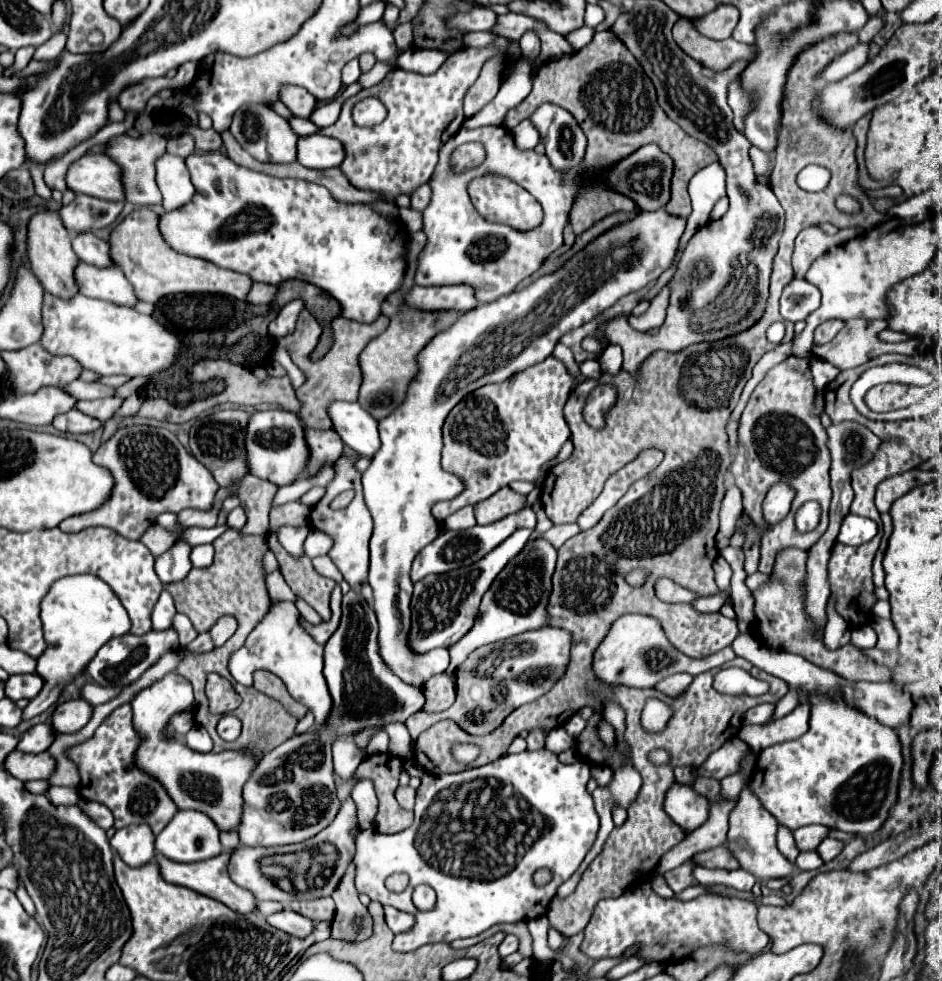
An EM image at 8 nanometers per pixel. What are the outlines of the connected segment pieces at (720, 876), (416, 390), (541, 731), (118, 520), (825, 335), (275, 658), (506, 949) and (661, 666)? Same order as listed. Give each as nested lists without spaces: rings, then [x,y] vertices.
[[[695,866],[693,878],[699,884],[727,884],[727,886],[733,886],[733,888],[745,890],[745,892],[749,892],[757,882],[757,878],[751,876],[751,872],[745,872],[743,868],[739,868],[739,870],[705,870],[701,866]]]
[[[659,208],[659,210],[653,210],[653,212],[643,212],[643,210],[639,210],[629,222],[623,222],[623,224],[619,224],[619,226],[615,226],[615,228],[611,228],[611,230],[607,230],[607,232],[603,232],[601,236],[597,236],[595,240],[591,240],[581,252],[577,252],[577,254],[573,254],[559,270],[555,270],[555,272],[551,272],[551,274],[545,274],[545,276],[541,276],[541,278],[537,278],[535,282],[531,282],[529,286],[525,286],[523,290],[517,290],[517,292],[511,292],[511,294],[507,294],[507,296],[503,296],[503,298],[499,298],[499,300],[495,300],[495,302],[489,302],[489,304],[479,304],[475,310],[471,310],[471,312],[467,312],[467,314],[463,314],[463,316],[459,316],[449,328],[445,328],[443,332],[439,332],[437,336],[433,336],[431,340],[429,340],[429,344],[417,354],[417,374],[415,374],[415,378],[411,380],[411,384],[409,384],[409,388],[407,388],[407,394],[405,394],[405,400],[391,412],[391,416],[385,416],[385,418],[381,418],[379,420],[379,438],[381,438],[381,448],[377,450],[377,454],[373,456],[373,462],[371,462],[371,466],[363,472],[363,490],[365,490],[365,504],[367,504],[367,508],[369,508],[369,512],[371,512],[371,516],[373,516],[373,522],[375,522],[375,528],[373,528],[373,536],[371,536],[371,566],[369,566],[369,584],[373,586],[373,608],[375,608],[375,614],[377,614],[377,620],[379,620],[379,636],[377,636],[377,644],[379,644],[379,656],[381,656],[381,660],[385,662],[385,666],[395,674],[395,676],[399,676],[405,684],[409,684],[409,686],[415,686],[415,688],[419,688],[419,686],[423,686],[431,676],[435,676],[435,674],[439,674],[439,672],[445,672],[447,670],[447,666],[449,666],[449,656],[447,656],[447,650],[445,648],[435,648],[435,650],[429,650],[429,652],[425,652],[425,654],[417,654],[417,652],[413,652],[411,650],[411,646],[409,646],[409,630],[411,630],[411,610],[409,610],[409,602],[411,602],[411,594],[413,594],[413,582],[411,582],[411,578],[409,578],[409,572],[411,572],[411,564],[413,564],[413,560],[415,560],[415,556],[421,552],[421,548],[425,548],[429,542],[433,542],[437,536],[439,536],[439,532],[441,532],[441,524],[437,522],[437,520],[433,520],[433,514],[431,514],[431,506],[435,504],[435,502],[439,502],[439,500],[449,500],[449,498],[445,498],[445,472],[443,472],[443,468],[441,468],[441,448],[443,448],[443,440],[441,440],[441,426],[443,426],[443,422],[445,422],[445,418],[447,418],[447,414],[449,414],[449,410],[463,398],[463,396],[467,396],[469,392],[473,392],[475,388],[481,388],[483,384],[489,384],[489,382],[503,382],[503,380],[507,380],[509,376],[513,376],[515,372],[521,372],[521,370],[525,370],[525,368],[529,368],[529,366],[533,366],[533,364],[539,364],[539,362],[543,362],[545,358],[549,358],[551,356],[551,352],[553,352],[553,348],[555,348],[555,344],[559,342],[559,338],[563,336],[563,334],[567,334],[567,332],[571,332],[571,330],[575,330],[575,328],[579,328],[579,326],[583,326],[585,322],[589,322],[589,320],[593,320],[595,316],[599,316],[605,308],[609,308],[609,306],[613,306],[621,296],[625,296],[625,294],[631,294],[631,292],[637,292],[637,290],[641,290],[641,288],[645,288],[649,282],[655,282],[667,268],[671,268],[673,266],[673,260],[675,260],[675,256],[677,256],[677,252],[679,252],[679,238],[683,236],[683,232],[685,232],[685,224],[687,224],[687,220],[683,218],[683,216],[673,216],[673,214],[667,214],[665,212],[665,208]]]
[[[533,728],[533,730],[523,730],[519,734],[527,742],[527,750],[541,750],[545,744],[547,728]]]
[[[131,426],[117,430],[107,442],[99,446],[99,450],[93,454],[93,462],[107,468],[113,474],[113,490],[111,496],[95,510],[85,512],[85,514],[75,514],[69,516],[59,524],[63,532],[81,532],[85,528],[95,528],[95,526],[105,526],[115,530],[117,534],[129,538],[129,540],[139,540],[139,536],[155,524],[155,518],[163,512],[173,512],[179,514],[185,508],[199,508],[199,510],[211,510],[213,508],[213,498],[215,492],[219,490],[219,484],[213,480],[211,472],[203,468],[177,440],[177,436],[169,430],[163,428],[151,428],[151,426]]]
[[[829,320],[823,326],[815,330],[815,344],[827,344],[833,340],[833,336],[843,328],[841,320]]]
[[[277,602],[269,608],[269,612],[265,614],[265,618],[253,628],[253,632],[247,636],[245,644],[235,650],[229,658],[227,664],[231,676],[235,678],[235,682],[243,684],[243,686],[251,686],[253,684],[253,672],[255,670],[269,670],[273,674],[277,674],[289,694],[305,704],[307,708],[313,710],[315,714],[315,724],[323,724],[323,720],[327,718],[327,712],[331,710],[331,696],[327,692],[327,684],[323,680],[323,646],[317,644],[301,626],[299,620],[299,610],[295,608],[293,602]]]
[[[507,934],[507,936],[505,936],[505,940],[501,942],[498,948],[500,957],[503,959],[508,955],[517,952],[517,946],[519,946],[519,940],[517,936],[513,936],[513,934]]]
[[[627,614],[615,620],[607,632],[607,636],[601,640],[597,650],[593,652],[593,674],[595,678],[605,686],[629,686],[629,688],[651,688],[659,680],[663,680],[669,674],[675,672],[689,672],[693,676],[719,668],[735,658],[733,648],[725,648],[721,652],[715,652],[707,658],[695,660],[689,656],[683,656],[679,650],[671,646],[671,642],[663,636],[663,630],[659,628],[659,622],[651,616],[639,616],[639,614]]]

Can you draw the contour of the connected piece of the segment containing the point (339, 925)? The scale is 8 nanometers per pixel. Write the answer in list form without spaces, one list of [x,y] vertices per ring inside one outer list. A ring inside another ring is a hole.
[[[355,865],[347,867],[339,888],[331,894],[335,900],[335,918],[331,922],[331,938],[357,942],[367,940],[373,934],[373,920],[367,908],[359,902],[359,894],[355,892]]]

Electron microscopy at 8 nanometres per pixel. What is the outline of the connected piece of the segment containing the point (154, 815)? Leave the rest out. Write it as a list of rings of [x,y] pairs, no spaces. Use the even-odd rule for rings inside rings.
[[[123,704],[97,728],[97,732],[89,740],[67,748],[67,758],[73,760],[79,768],[81,782],[77,790],[81,798],[107,806],[115,818],[113,826],[117,830],[129,824],[149,824],[153,834],[159,834],[175,816],[177,808],[167,792],[163,792],[163,786],[159,786],[159,782],[139,774],[139,768],[131,764],[137,742],[139,734],[131,724],[131,706]]]

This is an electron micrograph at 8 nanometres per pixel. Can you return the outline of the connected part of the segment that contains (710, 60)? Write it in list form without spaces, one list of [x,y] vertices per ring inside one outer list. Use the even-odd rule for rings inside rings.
[[[679,20],[673,26],[673,40],[685,54],[689,54],[693,60],[697,60],[699,64],[711,70],[725,70],[735,60],[749,62],[753,58],[753,48],[749,44],[735,42],[733,38],[723,42],[709,40],[701,36],[689,20]]]

